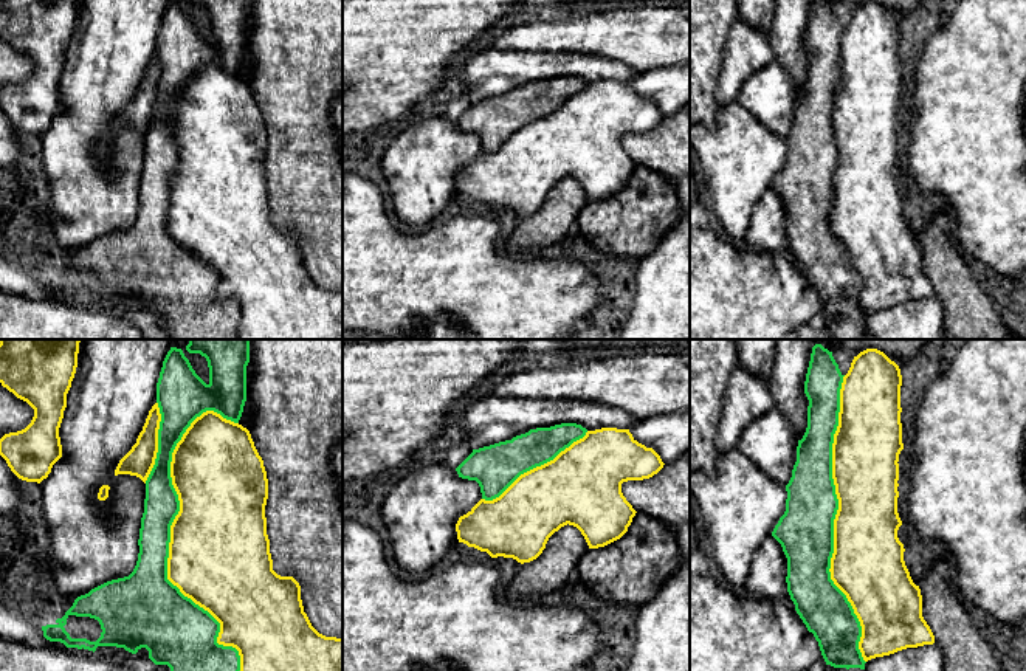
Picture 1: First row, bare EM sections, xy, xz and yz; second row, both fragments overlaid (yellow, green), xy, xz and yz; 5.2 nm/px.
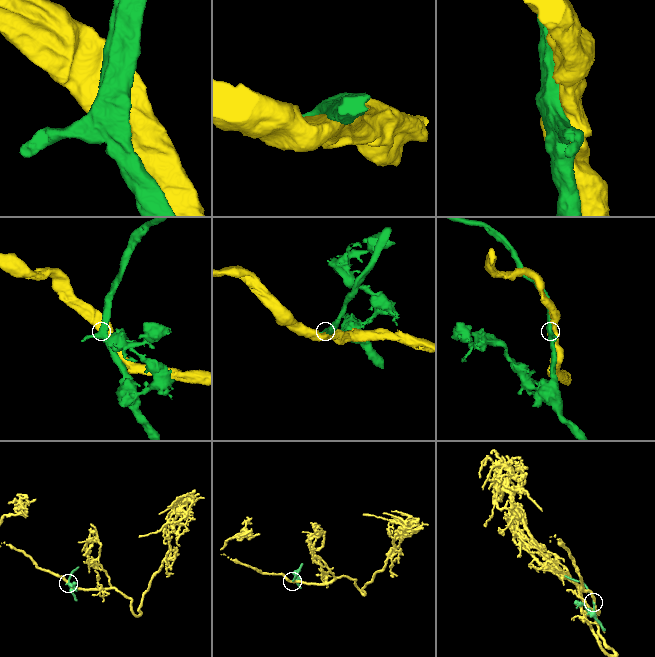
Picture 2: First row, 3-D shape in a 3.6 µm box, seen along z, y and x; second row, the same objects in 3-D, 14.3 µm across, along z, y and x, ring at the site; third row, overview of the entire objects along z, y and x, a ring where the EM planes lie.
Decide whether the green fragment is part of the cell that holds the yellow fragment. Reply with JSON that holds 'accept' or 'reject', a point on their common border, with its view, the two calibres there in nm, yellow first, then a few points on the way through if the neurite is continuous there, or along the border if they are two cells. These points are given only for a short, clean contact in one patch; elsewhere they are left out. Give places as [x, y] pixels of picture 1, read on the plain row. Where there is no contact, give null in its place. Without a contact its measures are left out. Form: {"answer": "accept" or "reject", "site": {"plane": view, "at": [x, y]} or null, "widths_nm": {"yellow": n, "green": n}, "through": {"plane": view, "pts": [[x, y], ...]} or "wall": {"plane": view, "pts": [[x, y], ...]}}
{"answer": "reject", "site": {"plane": "xy", "at": [169, 208]}, "widths_nm": {"yellow": 500, "green": 300}}

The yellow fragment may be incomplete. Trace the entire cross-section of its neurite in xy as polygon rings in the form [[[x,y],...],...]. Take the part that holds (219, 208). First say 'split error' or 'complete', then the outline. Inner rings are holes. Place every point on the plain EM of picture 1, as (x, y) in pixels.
complete | [[[214,64],[203,65],[177,96],[170,130],[180,164],[170,178],[167,232],[220,276],[217,296],[239,304],[237,339],[343,339],[343,291],[319,287],[304,265],[299,236],[273,223],[265,170],[268,132],[250,84]]]

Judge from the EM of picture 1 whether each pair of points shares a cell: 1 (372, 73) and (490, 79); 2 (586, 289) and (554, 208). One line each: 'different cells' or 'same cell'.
1: different cells
2: different cells

